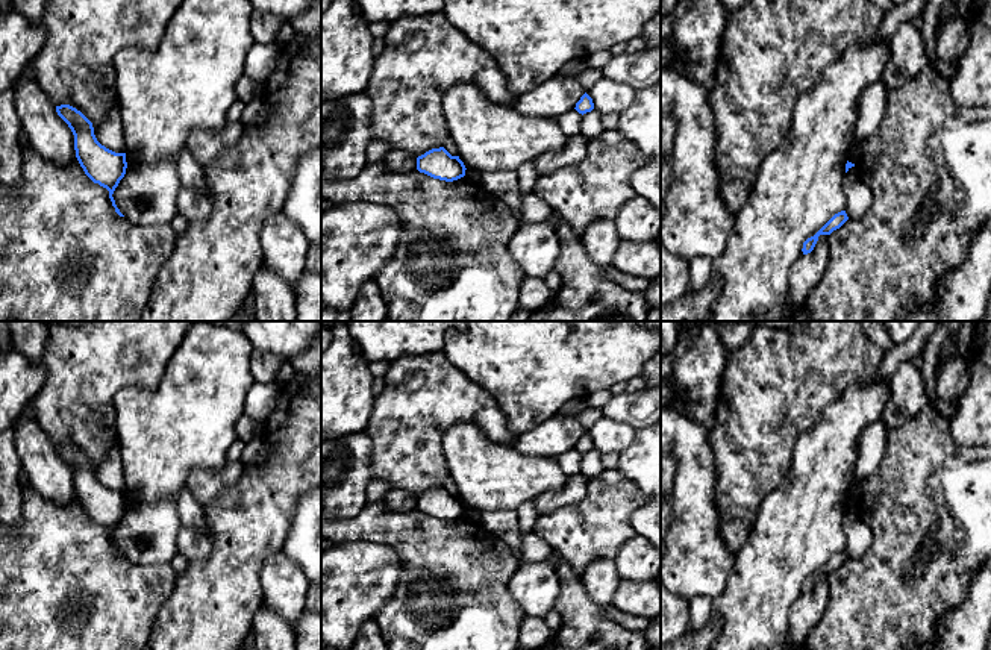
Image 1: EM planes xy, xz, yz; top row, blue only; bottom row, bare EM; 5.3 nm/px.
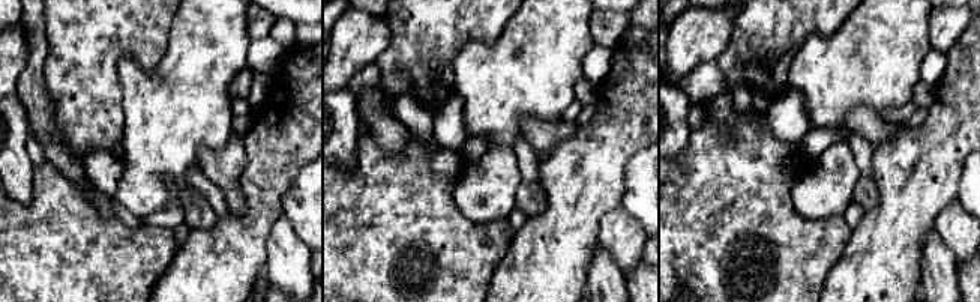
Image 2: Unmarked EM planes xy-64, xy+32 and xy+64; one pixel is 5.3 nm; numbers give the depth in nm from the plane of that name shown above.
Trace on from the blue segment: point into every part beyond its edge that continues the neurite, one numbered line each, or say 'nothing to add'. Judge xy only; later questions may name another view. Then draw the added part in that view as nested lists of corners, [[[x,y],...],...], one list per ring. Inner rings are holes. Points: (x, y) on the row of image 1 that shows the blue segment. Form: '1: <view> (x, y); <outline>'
nothing to add

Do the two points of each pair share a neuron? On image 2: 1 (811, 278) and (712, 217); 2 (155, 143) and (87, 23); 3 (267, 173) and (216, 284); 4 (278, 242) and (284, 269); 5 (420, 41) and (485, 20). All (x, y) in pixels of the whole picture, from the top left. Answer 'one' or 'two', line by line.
1: one
2: two
3: one
4: one
5: one

